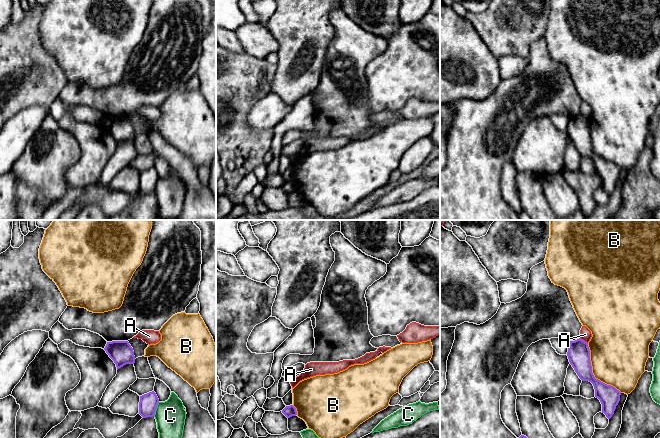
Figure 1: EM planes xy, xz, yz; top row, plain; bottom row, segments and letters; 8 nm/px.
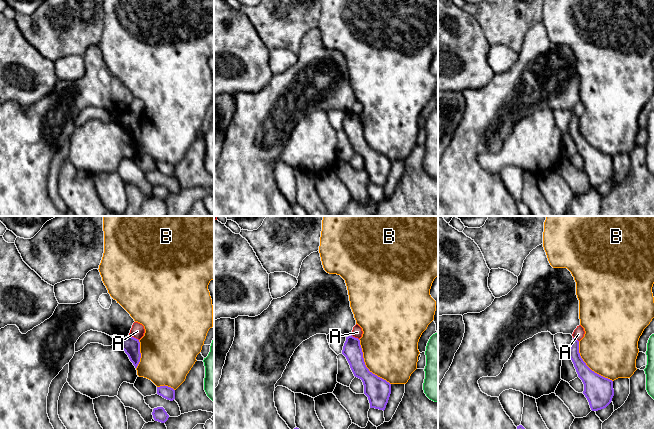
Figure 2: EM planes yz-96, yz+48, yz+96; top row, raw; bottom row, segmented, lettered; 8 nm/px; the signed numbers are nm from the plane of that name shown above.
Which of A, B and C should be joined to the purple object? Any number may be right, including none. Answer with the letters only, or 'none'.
none

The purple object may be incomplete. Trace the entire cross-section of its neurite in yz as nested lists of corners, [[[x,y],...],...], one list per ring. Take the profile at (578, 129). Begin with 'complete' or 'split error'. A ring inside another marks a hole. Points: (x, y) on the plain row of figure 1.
complete; [[[581,114],[570,117],[567,132],[579,154],[582,157],[589,157],[593,160],[595,173],[602,180],[602,189],[610,195],[620,177],[621,168],[615,163],[607,161],[594,153],[588,119]]]

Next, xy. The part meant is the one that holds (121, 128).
complete; [[[128,117],[107,118],[104,126],[116,140],[117,146],[126,140],[134,140],[134,127]]]

